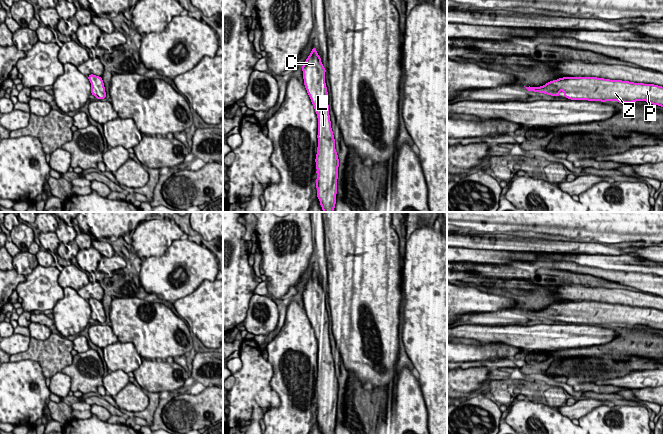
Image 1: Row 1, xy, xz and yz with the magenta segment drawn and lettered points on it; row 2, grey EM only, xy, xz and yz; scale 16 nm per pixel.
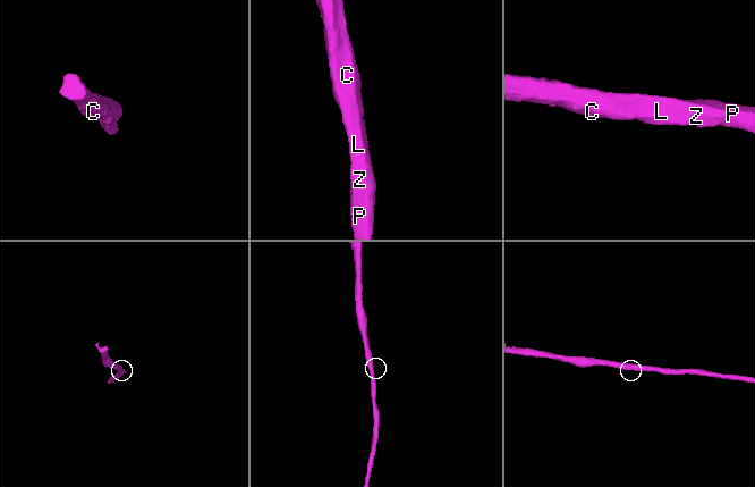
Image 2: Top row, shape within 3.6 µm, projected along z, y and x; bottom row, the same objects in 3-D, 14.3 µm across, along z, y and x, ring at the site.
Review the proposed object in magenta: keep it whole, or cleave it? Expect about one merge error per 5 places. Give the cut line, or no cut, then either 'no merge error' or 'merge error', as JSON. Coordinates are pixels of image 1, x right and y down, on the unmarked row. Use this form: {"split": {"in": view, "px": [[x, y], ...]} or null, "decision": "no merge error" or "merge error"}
{"split": null, "decision": "no merge error"}

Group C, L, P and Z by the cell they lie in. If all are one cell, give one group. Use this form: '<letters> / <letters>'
C L P Z

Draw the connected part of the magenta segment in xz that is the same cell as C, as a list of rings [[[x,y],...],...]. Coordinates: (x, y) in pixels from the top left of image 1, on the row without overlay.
[[[313,271],[310,279],[302,290],[302,295],[305,312],[311,323],[312,328],[314,329],[314,333],[318,342],[318,371],[315,383],[317,392],[317,404],[315,405],[317,412],[317,421],[320,425],[322,434],[334,434],[337,418],[339,383],[335,374],[335,363],[331,352],[329,329],[326,326],[328,323],[328,316],[325,307],[326,293],[323,291],[321,282],[317,277],[316,272]]]

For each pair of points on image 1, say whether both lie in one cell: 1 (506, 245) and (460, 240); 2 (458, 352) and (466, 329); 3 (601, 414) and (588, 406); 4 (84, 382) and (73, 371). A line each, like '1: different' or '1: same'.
1: same
2: different
3: different
4: same

